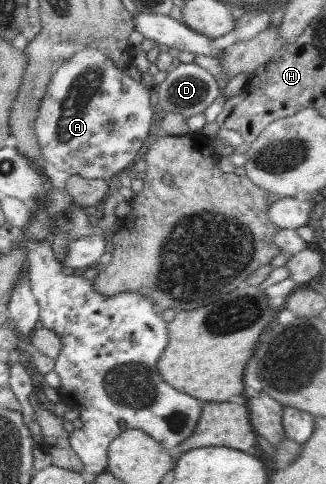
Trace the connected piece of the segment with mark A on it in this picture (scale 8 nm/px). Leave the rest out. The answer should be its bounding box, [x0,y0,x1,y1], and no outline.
[34,48,154,181]

